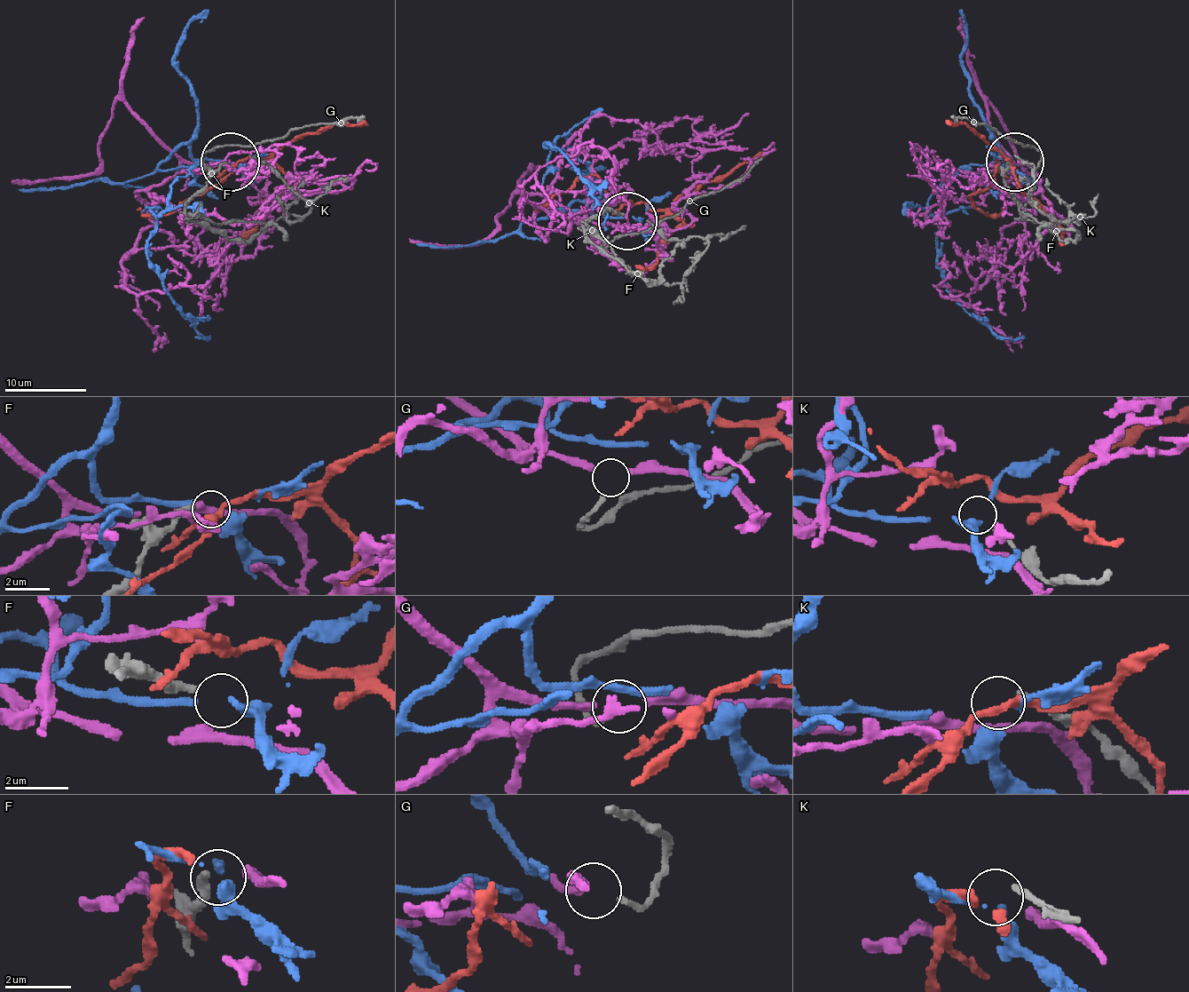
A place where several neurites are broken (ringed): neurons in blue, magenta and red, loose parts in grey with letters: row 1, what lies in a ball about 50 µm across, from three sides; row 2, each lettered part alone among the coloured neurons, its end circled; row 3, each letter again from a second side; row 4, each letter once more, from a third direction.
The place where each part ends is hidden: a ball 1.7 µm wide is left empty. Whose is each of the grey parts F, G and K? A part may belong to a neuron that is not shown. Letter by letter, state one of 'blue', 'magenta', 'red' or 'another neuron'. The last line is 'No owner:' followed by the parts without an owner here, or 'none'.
F: another neuron
G: another neuron
K: blue
No owner: F, G

